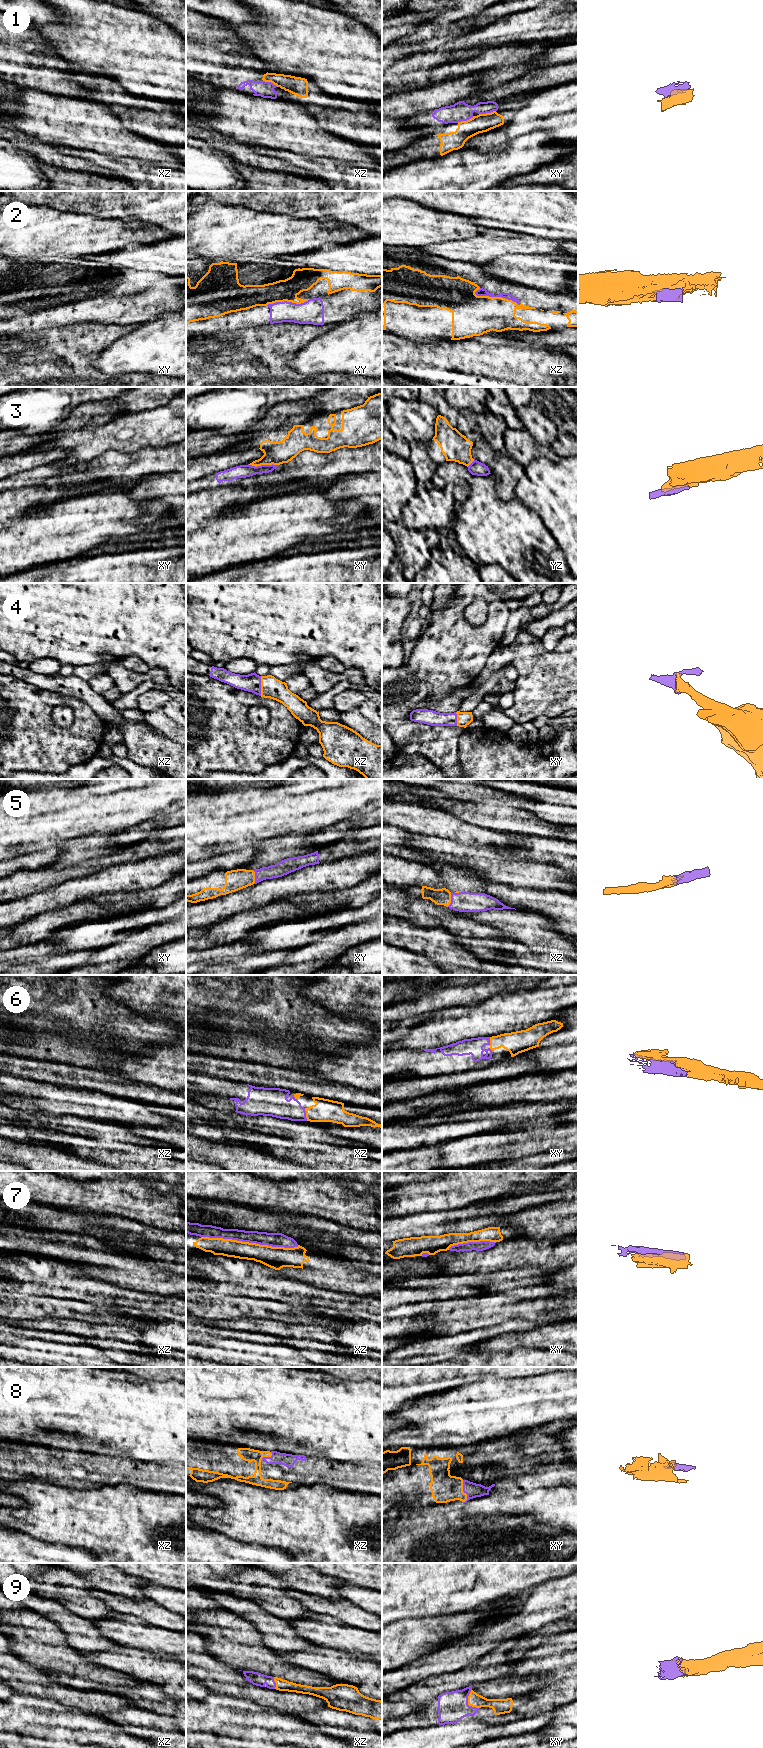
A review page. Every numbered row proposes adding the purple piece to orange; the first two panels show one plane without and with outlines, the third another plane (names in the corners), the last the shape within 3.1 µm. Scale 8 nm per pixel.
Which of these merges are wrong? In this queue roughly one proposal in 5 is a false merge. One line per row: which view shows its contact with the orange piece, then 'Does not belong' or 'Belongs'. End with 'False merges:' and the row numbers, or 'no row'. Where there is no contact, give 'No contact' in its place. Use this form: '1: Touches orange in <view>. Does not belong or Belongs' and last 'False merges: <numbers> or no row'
1: Touches orange in xy. Belongs
2: Touches orange in xz. Belongs
3: Touches orange in xy. Does not belong
4: Touches orange in xz. Belongs
5: Touches orange in xy. Belongs
6: Touches orange in xz. Belongs
7: Touches orange in xz. Belongs
8: Touches orange in xy. Belongs
9: Touches orange in xy. Belongs
False merges: 3

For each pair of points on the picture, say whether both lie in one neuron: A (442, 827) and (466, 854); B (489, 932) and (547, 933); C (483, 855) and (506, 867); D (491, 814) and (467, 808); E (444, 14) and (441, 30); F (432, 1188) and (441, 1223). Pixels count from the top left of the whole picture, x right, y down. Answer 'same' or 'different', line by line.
A: different
B: different
C: same
D: same
E: different
F: different

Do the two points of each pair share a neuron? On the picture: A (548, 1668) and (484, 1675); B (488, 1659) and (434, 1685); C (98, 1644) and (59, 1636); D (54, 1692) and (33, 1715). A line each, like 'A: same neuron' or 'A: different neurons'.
A: different neurons
B: same neuron
C: different neurons
D: different neurons

